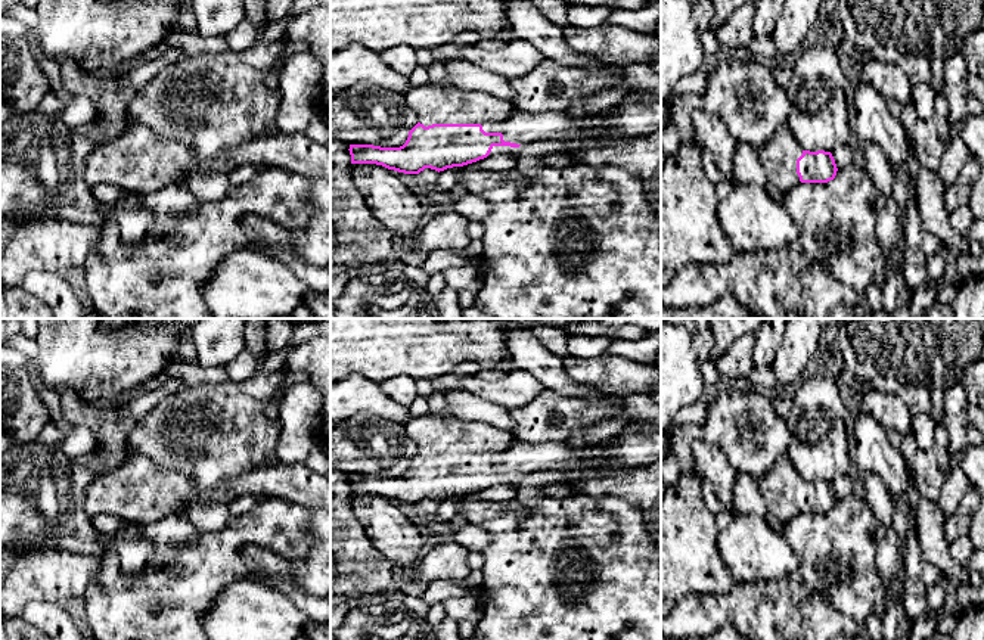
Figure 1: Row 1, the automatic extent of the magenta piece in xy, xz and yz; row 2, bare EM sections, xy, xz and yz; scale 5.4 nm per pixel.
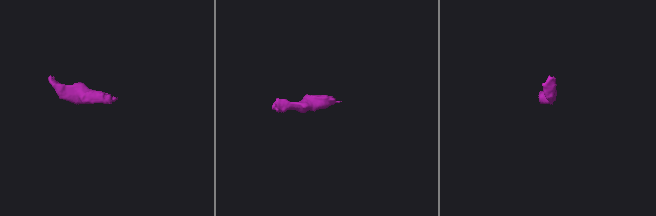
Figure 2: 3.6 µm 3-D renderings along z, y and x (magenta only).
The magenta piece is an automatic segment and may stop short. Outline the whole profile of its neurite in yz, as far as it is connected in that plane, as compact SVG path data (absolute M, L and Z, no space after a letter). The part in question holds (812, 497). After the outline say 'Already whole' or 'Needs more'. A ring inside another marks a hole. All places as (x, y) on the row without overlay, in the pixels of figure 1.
M788 454L780 456L772 470L758 478L758 487L767 512L782 525L800 513L828 513L836 506L836 494L831 482L804 481Z. Needs more

